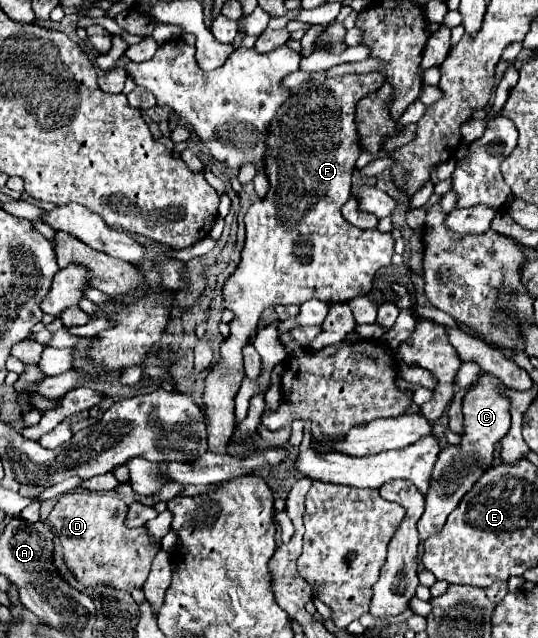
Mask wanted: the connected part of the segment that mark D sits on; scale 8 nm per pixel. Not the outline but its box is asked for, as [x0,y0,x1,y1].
[49,493,161,593]

